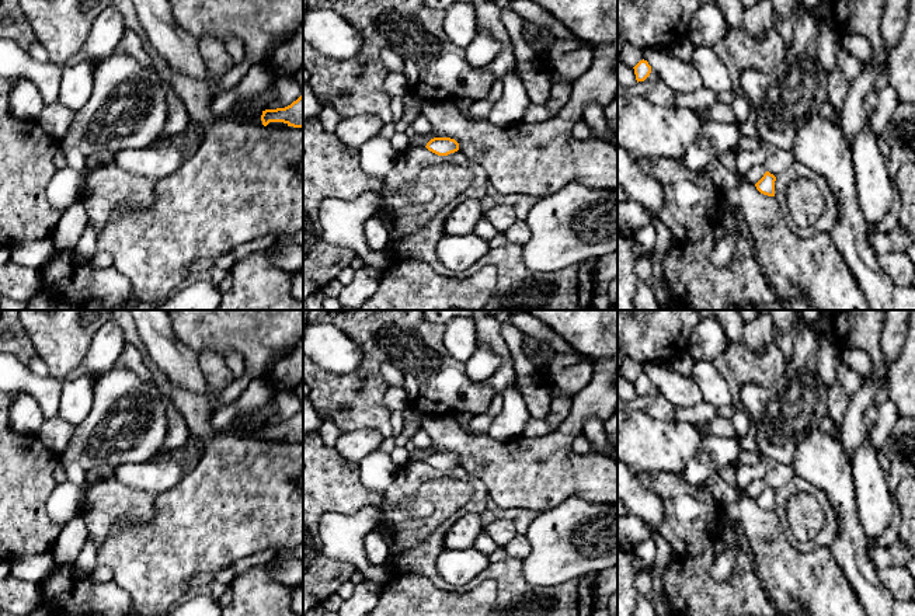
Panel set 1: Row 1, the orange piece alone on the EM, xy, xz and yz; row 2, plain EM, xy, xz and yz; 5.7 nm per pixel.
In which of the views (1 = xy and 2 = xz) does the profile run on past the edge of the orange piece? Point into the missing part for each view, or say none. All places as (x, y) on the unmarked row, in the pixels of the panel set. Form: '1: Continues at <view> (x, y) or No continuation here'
1: No continuation here
2: No continuation here

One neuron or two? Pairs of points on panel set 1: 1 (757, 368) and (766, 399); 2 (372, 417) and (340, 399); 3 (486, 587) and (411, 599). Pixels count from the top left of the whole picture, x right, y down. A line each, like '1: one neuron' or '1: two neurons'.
1: two neurons
2: one neuron
3: one neuron

